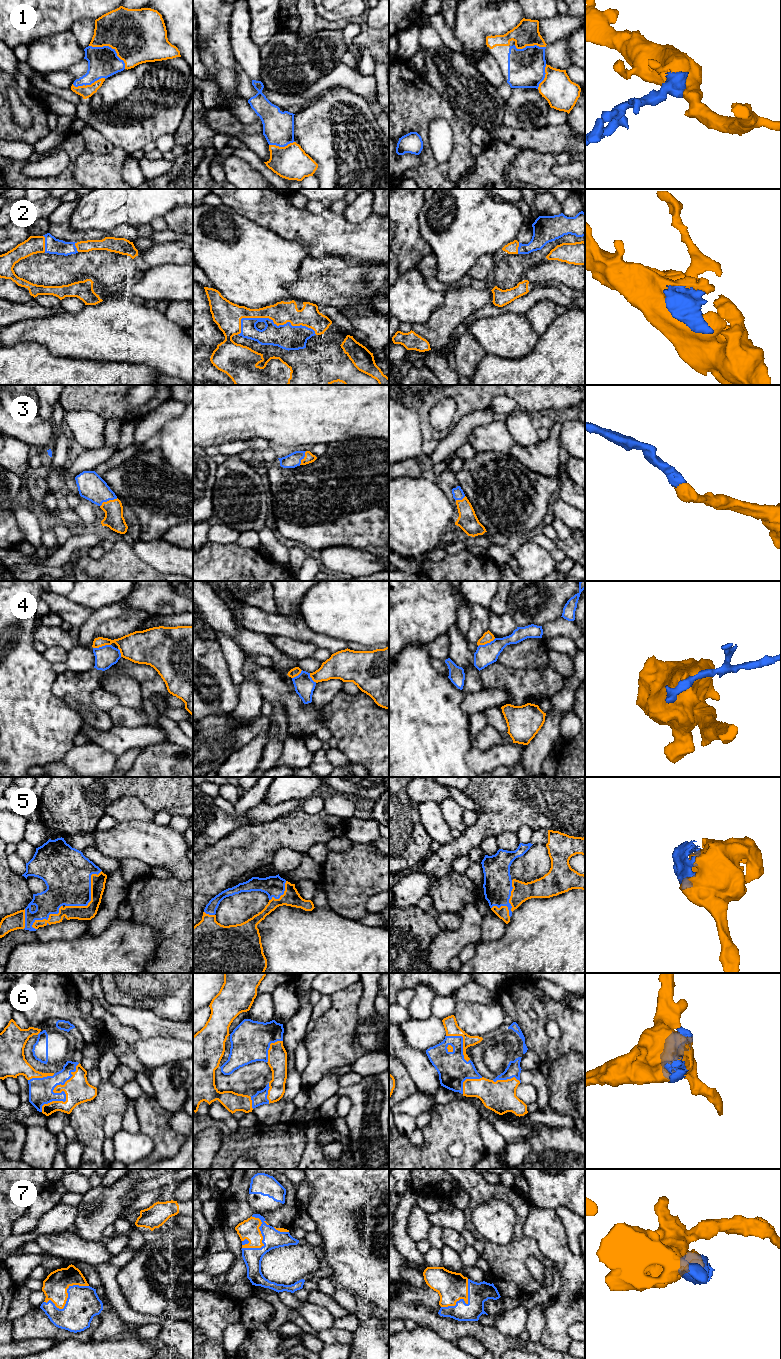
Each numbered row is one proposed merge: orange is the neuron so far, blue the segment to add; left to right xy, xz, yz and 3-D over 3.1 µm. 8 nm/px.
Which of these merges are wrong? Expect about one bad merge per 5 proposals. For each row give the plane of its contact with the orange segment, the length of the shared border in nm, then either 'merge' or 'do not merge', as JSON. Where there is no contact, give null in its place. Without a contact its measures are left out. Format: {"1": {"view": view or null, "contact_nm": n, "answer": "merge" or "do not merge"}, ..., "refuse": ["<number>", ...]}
{"1": {"view": "xy", "contact_nm": 340, "answer": "merge"}, "2": {"view": "xz", "contact_nm": 650, "answer": "merge"}, "3": {"view": "xy", "contact_nm": 160, "answer": "merge"}, "4": {"view": "xy", "contact_nm": 150, "answer": "do not merge"}, "5": {"view": "xy", "contact_nm": 420, "answer": "merge"}, "6": {"view": "xy", "contact_nm": 500, "answer": "merge"}, "7": {"view": "xz", "contact_nm": 300, "answer": "merge"}, "refuse": ["4"]}

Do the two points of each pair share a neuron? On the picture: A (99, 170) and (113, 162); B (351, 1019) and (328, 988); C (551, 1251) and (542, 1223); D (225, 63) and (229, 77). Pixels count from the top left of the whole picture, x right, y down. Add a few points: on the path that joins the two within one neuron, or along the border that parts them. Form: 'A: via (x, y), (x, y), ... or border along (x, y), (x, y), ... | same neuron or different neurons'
A: via (102, 170), (105, 170), (110, 165) | same neuron
B: border along (354, 984), (336, 990), (330, 996) | different neurons
C: via (551, 1244), (551, 1238), (545, 1230) | same neuron
D: via (225, 66), (226, 74) | same neuron

